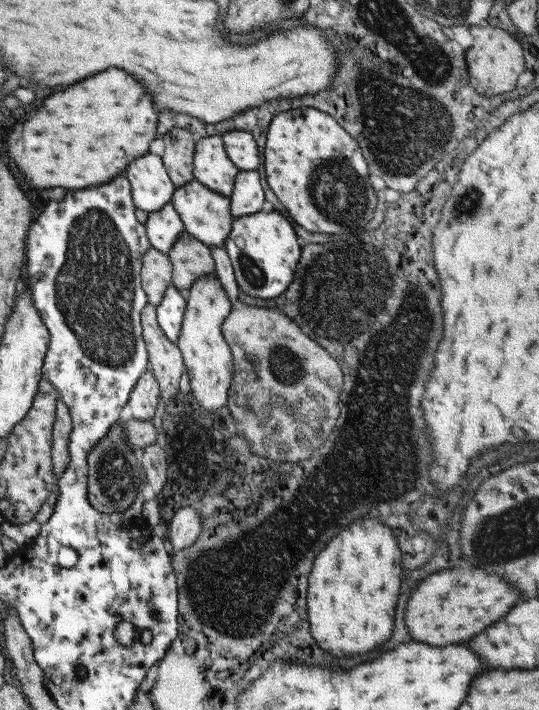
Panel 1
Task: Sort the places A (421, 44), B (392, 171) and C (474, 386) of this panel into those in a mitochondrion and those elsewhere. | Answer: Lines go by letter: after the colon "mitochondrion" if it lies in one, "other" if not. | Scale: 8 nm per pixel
A: mitochondrion
B: mitochondrion
C: other

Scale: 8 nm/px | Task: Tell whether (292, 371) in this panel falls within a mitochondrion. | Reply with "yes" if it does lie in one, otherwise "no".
yes

